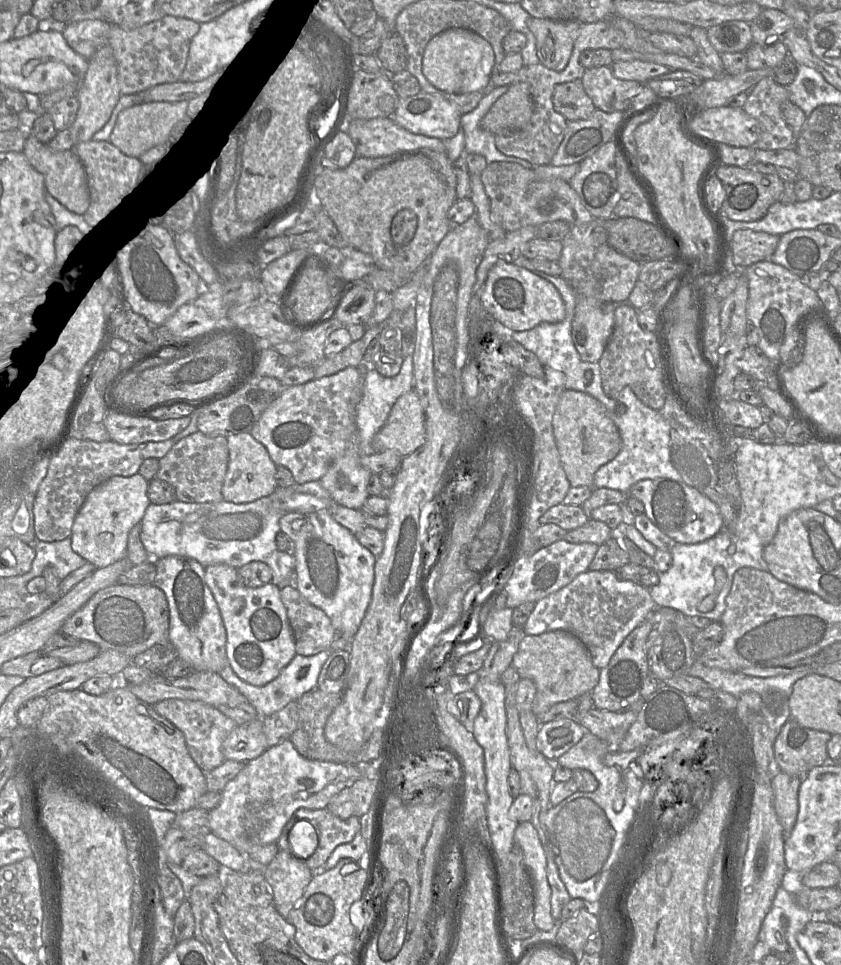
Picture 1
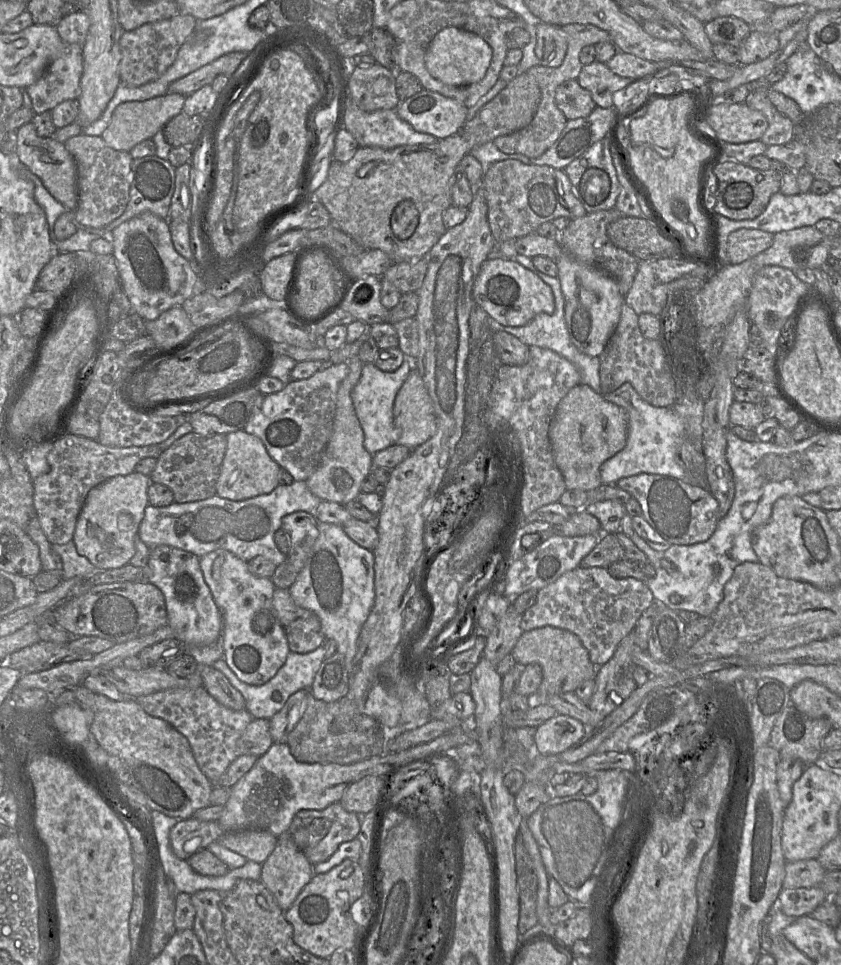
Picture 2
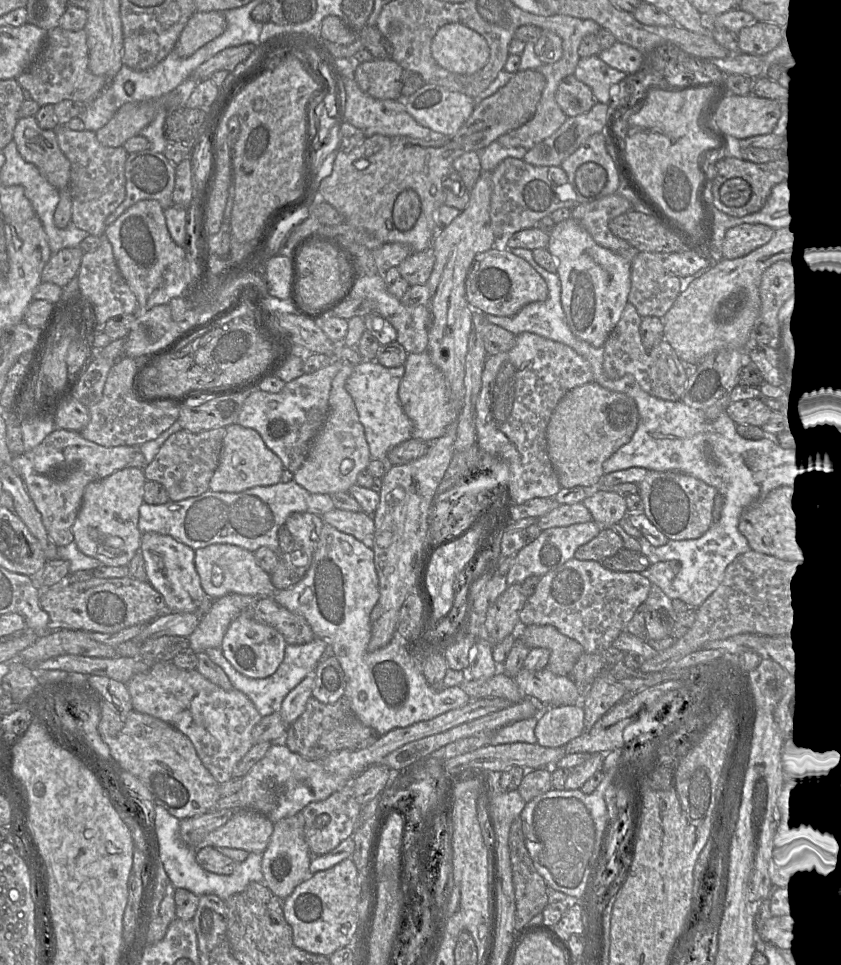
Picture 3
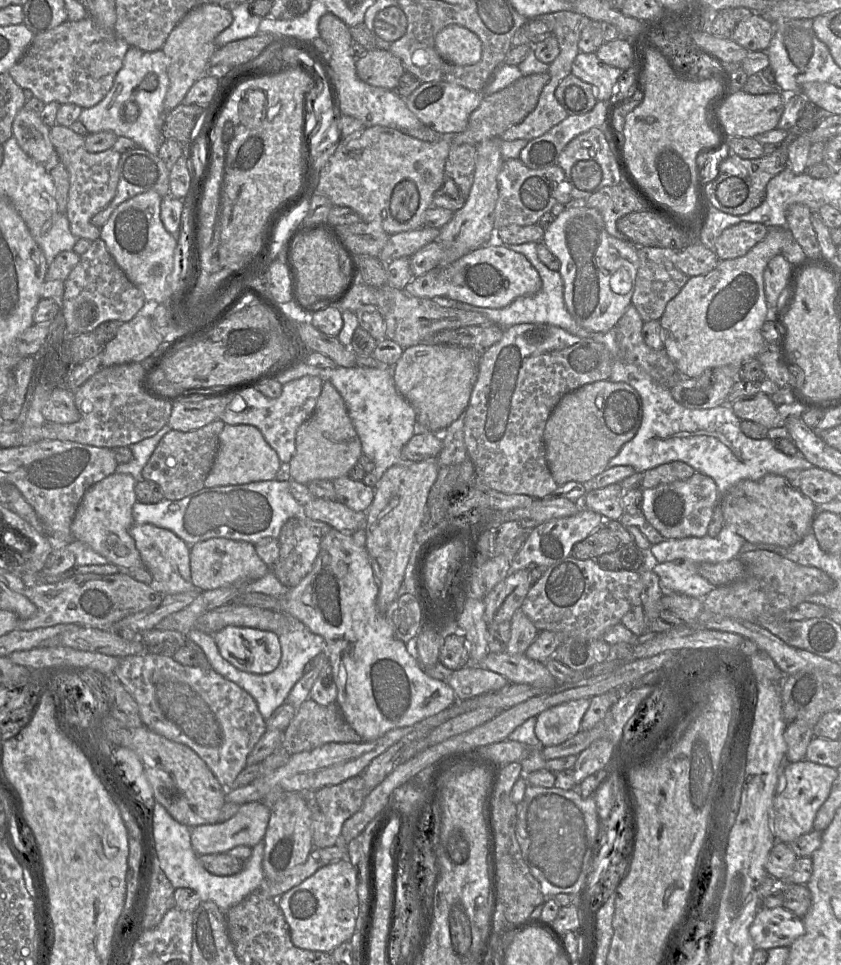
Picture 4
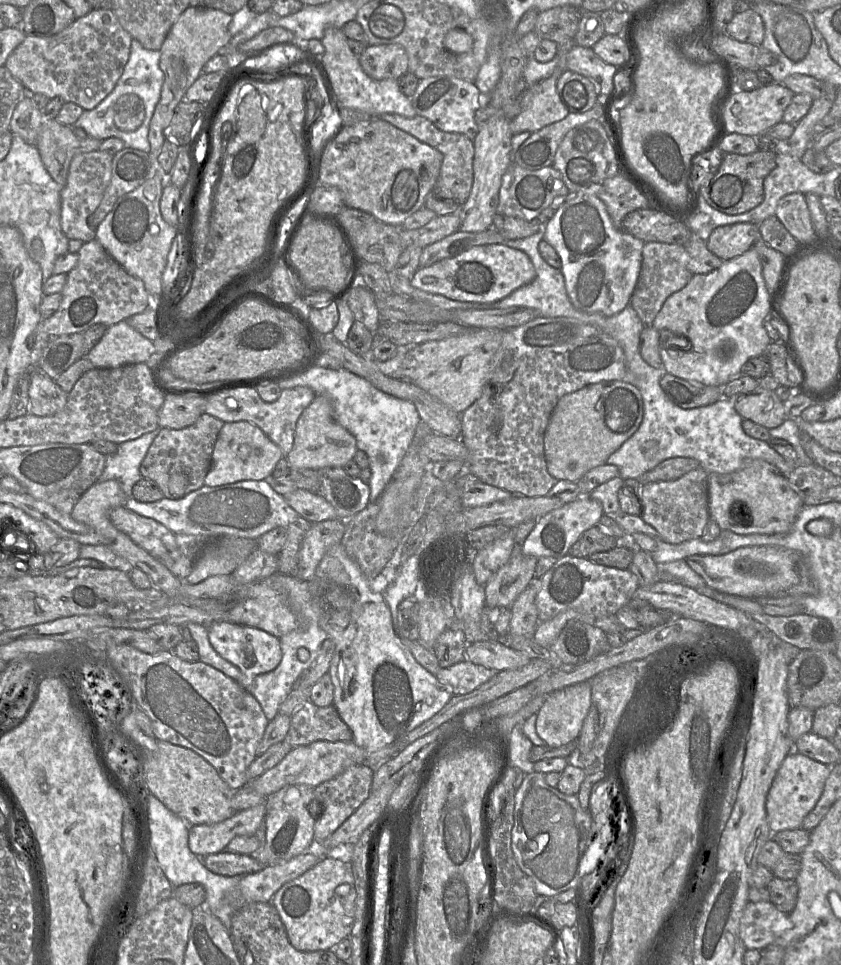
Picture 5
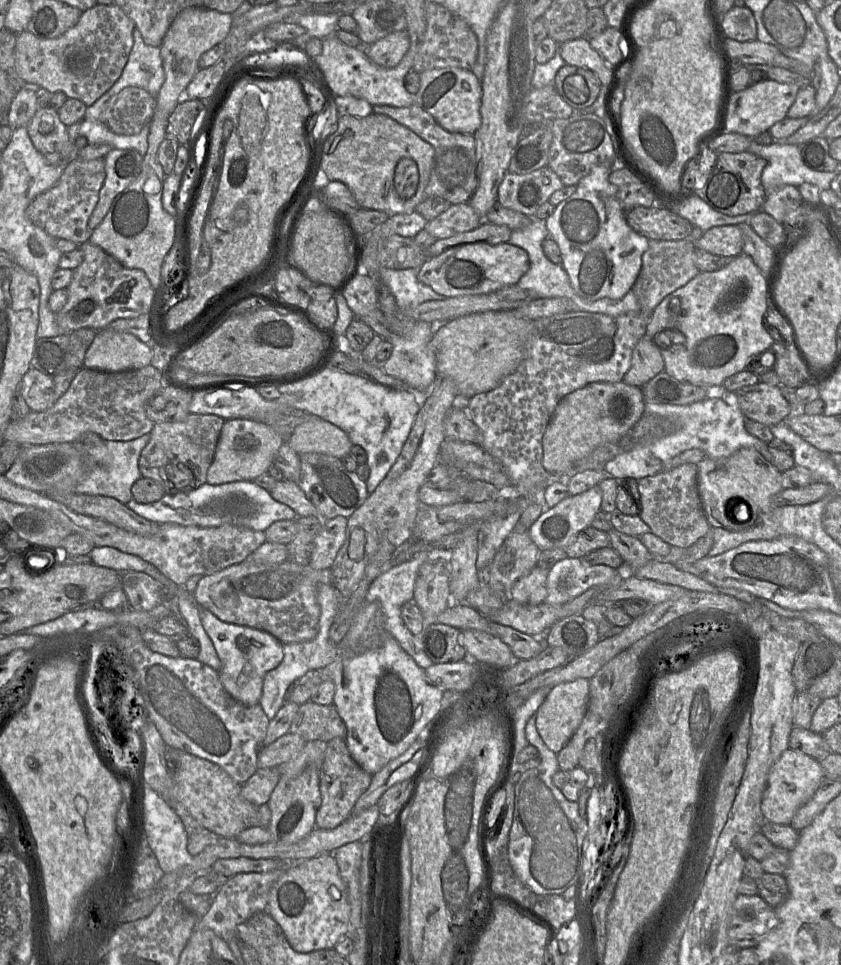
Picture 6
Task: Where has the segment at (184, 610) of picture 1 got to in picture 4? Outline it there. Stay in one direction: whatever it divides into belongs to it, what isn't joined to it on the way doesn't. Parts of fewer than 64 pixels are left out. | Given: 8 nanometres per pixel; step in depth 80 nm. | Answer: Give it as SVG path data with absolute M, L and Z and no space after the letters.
M133 524L130 529L130 534L133 537L136 548L140 553L143 566L152 576L153 586L160 593L163 595L178 594L193 591L197 588L191 580L190 545L185 543L172 531L152 524Z

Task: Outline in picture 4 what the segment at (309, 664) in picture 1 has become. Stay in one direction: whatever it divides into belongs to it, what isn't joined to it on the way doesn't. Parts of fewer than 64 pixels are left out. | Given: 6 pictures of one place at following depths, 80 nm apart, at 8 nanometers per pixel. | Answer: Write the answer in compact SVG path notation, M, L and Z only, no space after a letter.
M288 613L282 614L286 614L283 633L279 635L282 657L277 668L267 674L244 672L233 666L220 654L212 634L195 628L192 628L187 634L189 638L203 649L212 669L228 680L238 684L255 699L258 709L265 720L286 701L294 685L303 676L307 663L313 660L326 646L326 640L322 636L312 633L301 621L292 615Z

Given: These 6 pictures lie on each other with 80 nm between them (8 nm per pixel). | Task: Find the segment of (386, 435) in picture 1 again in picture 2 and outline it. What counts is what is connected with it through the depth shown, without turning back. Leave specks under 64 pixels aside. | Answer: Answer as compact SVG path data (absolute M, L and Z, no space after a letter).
M415 362L396 395L393 414L395 426L400 431L399 445L415 449L436 433L433 404Z

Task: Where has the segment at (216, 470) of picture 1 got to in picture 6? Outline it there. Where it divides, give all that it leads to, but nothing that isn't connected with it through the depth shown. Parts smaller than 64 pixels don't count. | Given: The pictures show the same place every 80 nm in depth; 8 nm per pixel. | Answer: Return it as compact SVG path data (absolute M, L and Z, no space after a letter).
M189 414L182 421L155 423L138 462L142 477L157 481L169 495L190 492L205 484L225 421L212 414Z

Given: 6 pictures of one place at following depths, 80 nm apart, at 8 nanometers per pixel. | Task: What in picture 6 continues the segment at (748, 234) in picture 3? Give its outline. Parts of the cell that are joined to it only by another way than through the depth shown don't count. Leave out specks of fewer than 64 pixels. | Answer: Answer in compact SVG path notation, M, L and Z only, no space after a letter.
M738 225L712 227L703 232L695 249L723 257L737 257L743 253L742 231Z

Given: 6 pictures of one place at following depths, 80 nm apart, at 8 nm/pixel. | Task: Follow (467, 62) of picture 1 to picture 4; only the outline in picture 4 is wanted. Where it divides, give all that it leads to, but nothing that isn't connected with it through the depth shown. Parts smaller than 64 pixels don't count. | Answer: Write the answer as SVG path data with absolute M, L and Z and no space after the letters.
M450 24L435 37L435 49L445 61L459 66L473 65L482 56L482 42L471 30Z

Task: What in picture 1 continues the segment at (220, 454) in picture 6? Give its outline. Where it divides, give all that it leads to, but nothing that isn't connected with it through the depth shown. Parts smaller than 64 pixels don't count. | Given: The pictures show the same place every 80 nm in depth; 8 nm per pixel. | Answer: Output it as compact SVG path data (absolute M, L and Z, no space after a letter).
M240 433L227 437L229 460L222 486L222 497L235 504L249 503L272 494L276 488L276 467L266 448L250 433Z

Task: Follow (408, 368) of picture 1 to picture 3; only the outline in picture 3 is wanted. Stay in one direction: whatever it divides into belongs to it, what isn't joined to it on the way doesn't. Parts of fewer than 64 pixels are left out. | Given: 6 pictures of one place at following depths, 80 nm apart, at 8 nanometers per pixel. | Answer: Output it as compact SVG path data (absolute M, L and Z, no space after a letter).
M370 361L353 366L352 373L345 384L364 428L370 455L372 459L381 461L385 469L392 467L387 458L388 452L412 437L412 422L405 414L398 397L398 389L404 373L404 365L386 368L375 361Z

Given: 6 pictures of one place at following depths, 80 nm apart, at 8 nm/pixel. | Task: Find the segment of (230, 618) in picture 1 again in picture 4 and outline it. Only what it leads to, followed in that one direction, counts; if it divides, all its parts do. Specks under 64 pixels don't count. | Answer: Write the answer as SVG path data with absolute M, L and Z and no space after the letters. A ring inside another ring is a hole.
M211 538L190 545L191 580L201 591L214 590L241 581L264 577L270 568L261 560L255 545L227 538ZM226 626L213 634L222 657L241 671L267 674L274 671L282 657L279 636L271 631L242 626Z

